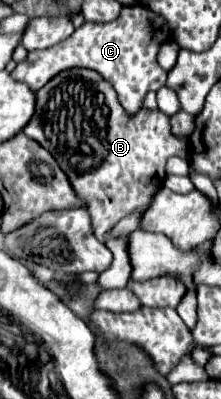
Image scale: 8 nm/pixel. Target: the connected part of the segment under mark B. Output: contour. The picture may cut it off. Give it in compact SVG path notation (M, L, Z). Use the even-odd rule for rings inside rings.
M86 68L62 70L62 74L56 74L46 86L36 92L34 118L30 118L30 122L24 126L24 134L36 140L56 158L62 172L66 172L70 186L86 204L92 216L94 234L102 242L122 218L150 204L152 196L166 178L164 166L170 156L180 156L186 160L190 158L188 142L176 138L170 132L166 114L160 110L142 108L138 114L134 114L134 118L126 116L126 110L122 110L122 104L118 102L118 94L114 94L114 86L110 86L110 82L106 82L96 70Z

